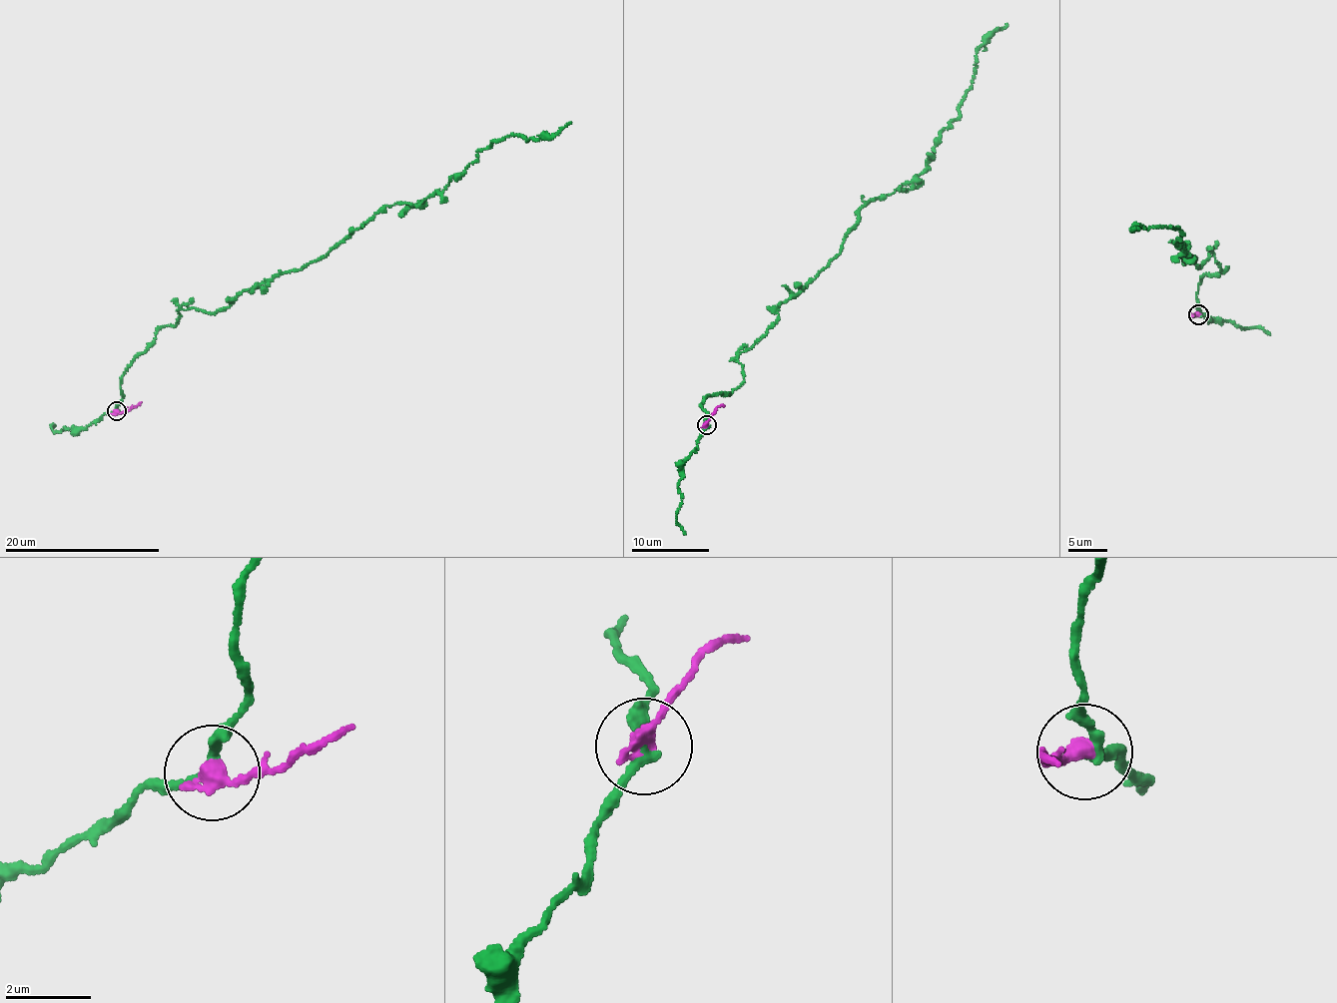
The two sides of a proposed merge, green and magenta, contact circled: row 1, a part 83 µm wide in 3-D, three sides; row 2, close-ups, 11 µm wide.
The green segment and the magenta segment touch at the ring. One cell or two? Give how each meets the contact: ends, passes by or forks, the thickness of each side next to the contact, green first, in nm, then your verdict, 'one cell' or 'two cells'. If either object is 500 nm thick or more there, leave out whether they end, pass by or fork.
green passes by; magenta ends; calibres 220 and 400 nm; two cells

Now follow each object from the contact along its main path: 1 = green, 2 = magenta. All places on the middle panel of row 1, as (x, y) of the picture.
1: (706, 425), (699, 404), (733, 392), (737, 358), (837, 256), (860, 208), (933, 158), (981, 46), (1006, 23)
2: (706, 425), (718, 407), (725, 405)

